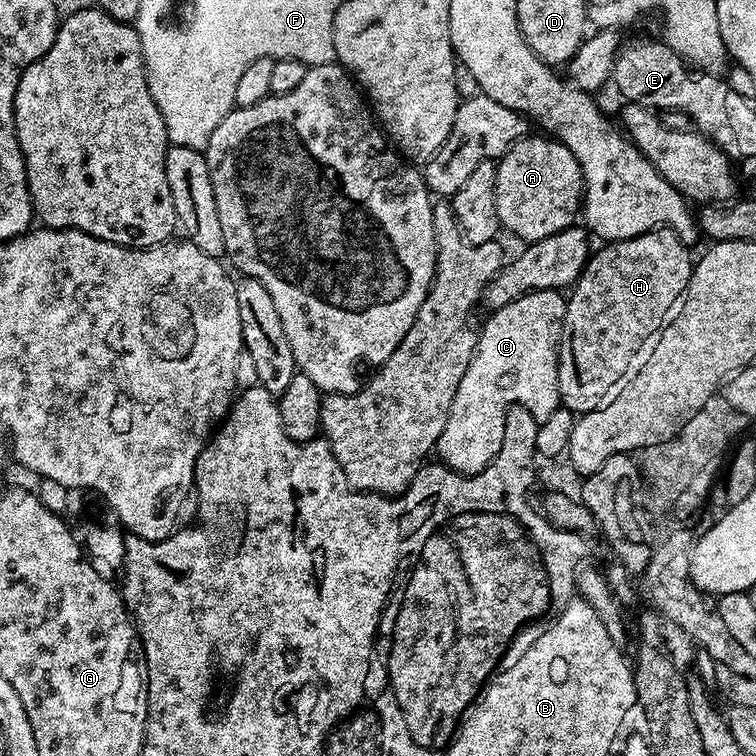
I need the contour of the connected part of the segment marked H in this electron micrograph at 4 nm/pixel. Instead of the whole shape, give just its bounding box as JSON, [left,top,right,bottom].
[556,228,694,414]

